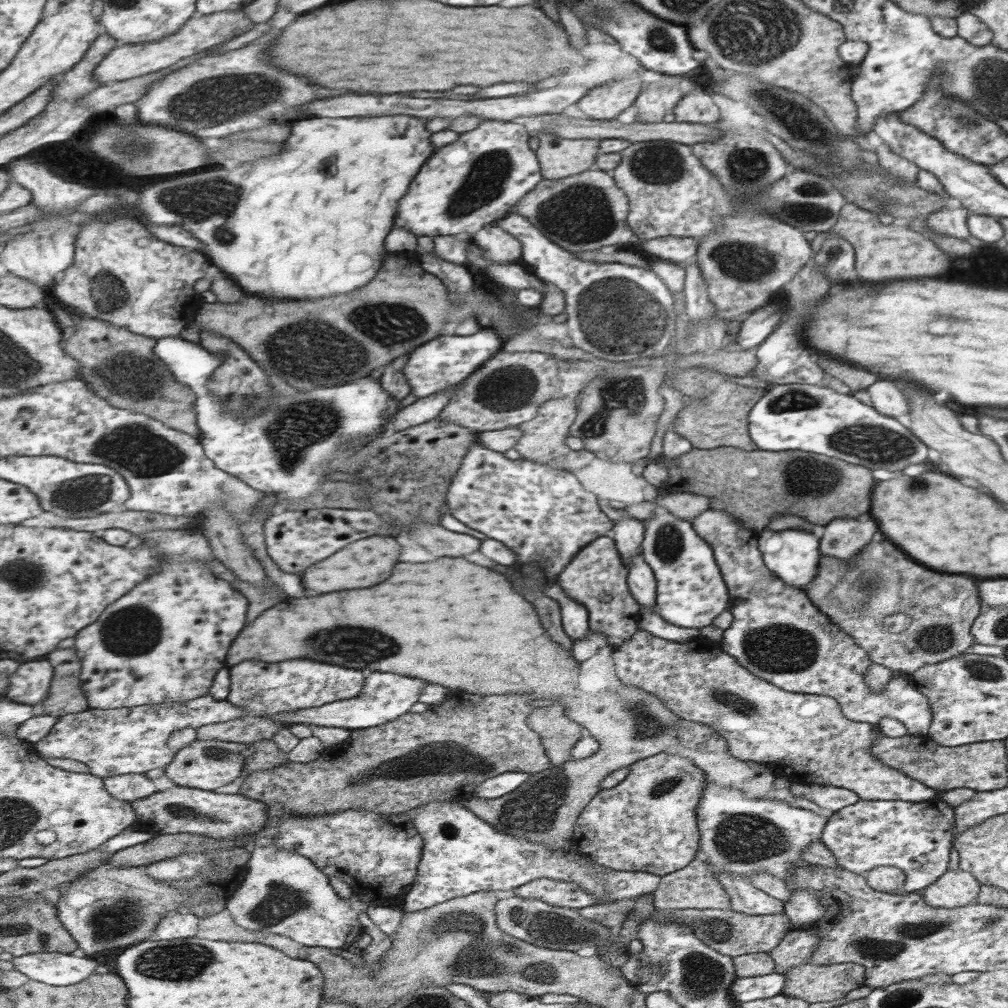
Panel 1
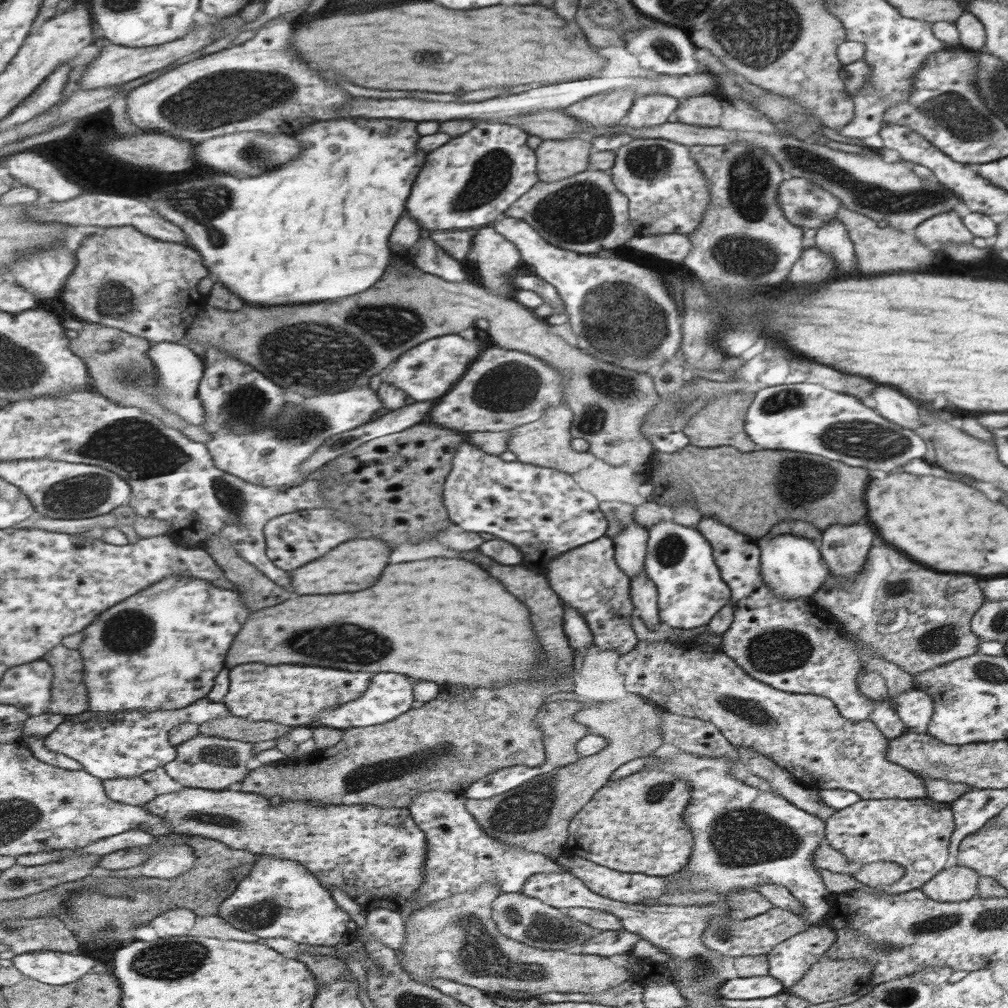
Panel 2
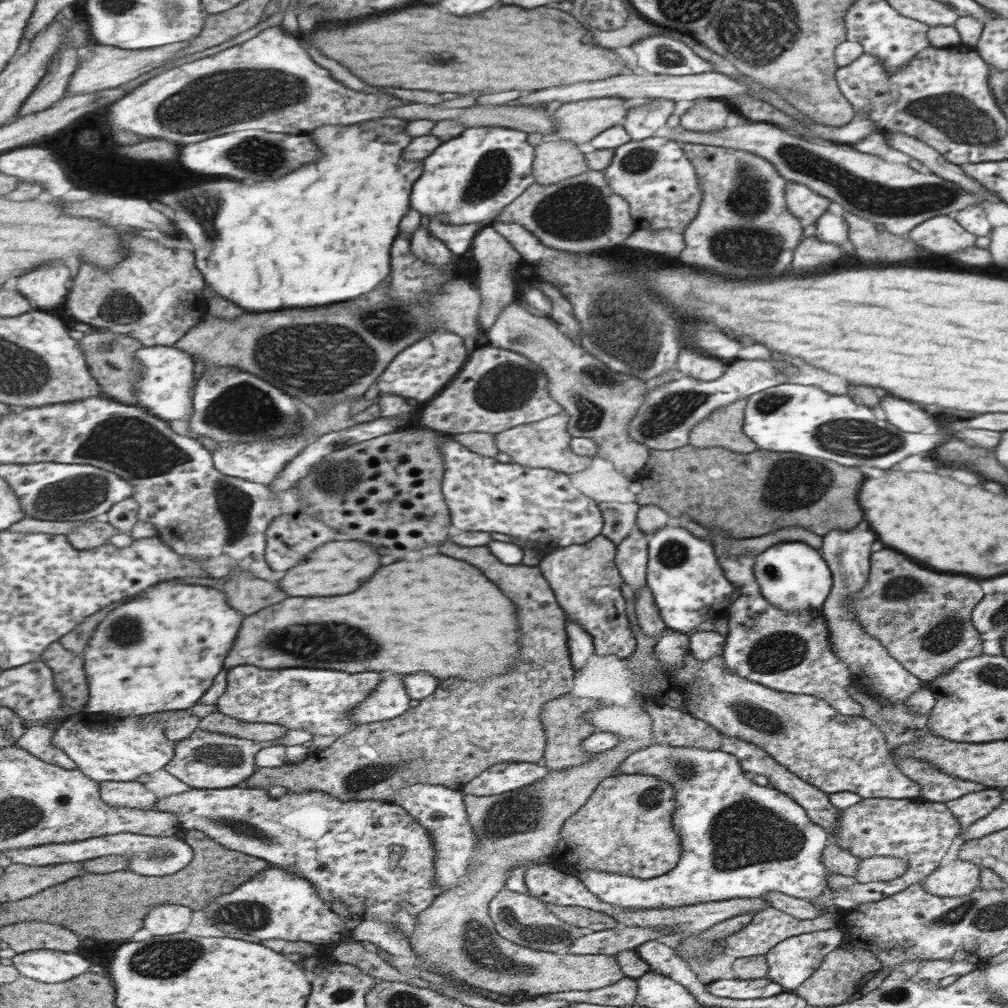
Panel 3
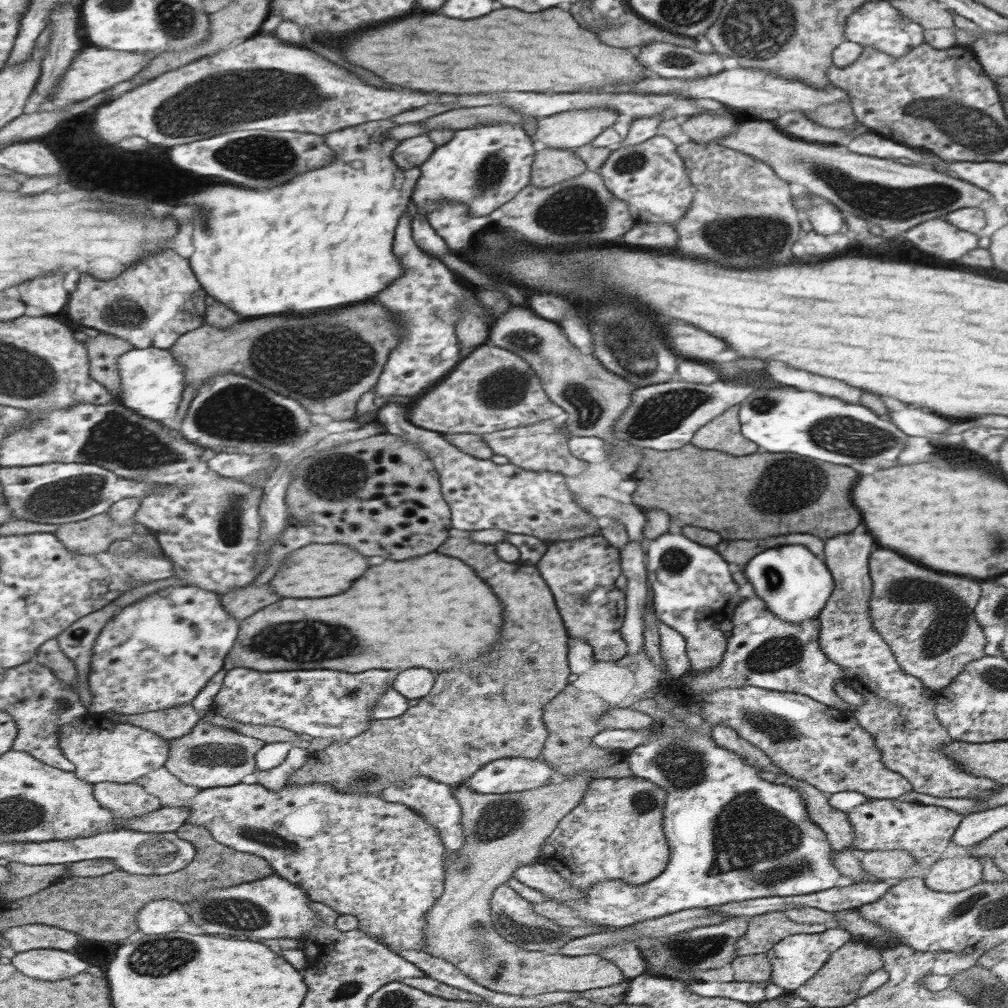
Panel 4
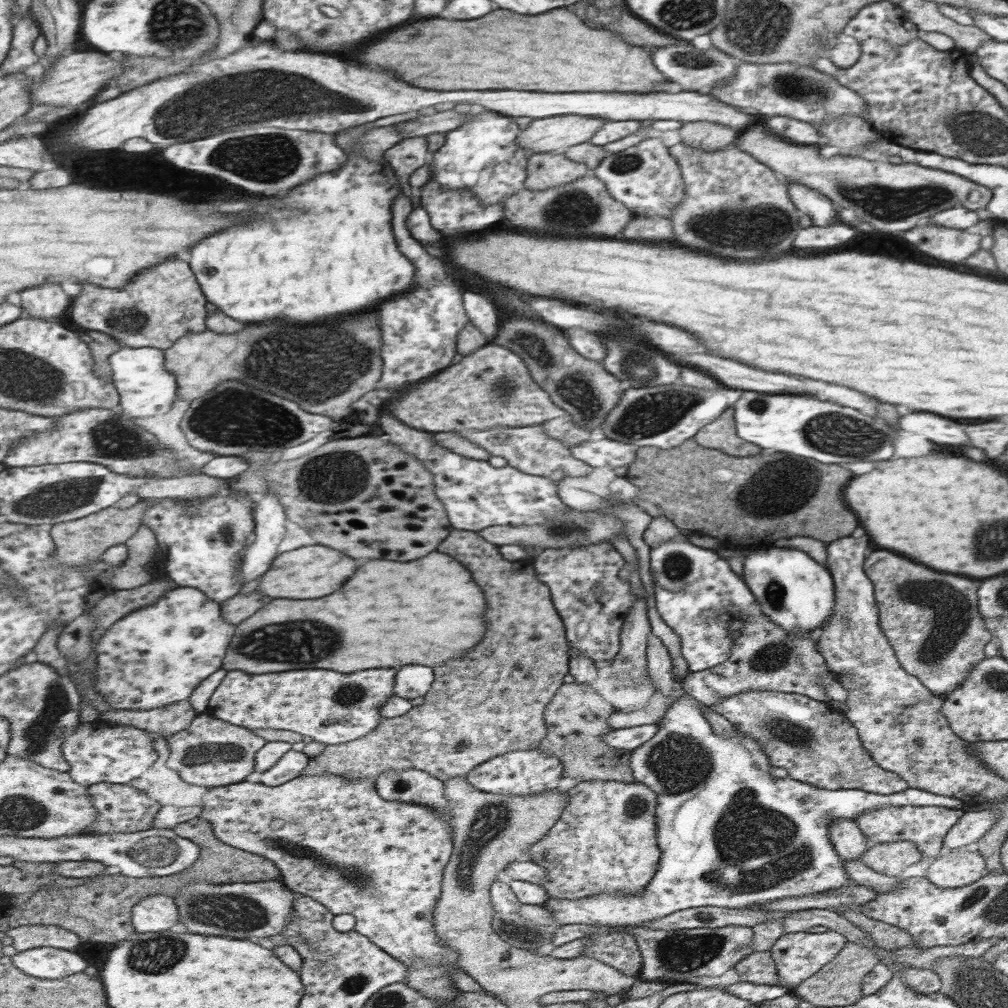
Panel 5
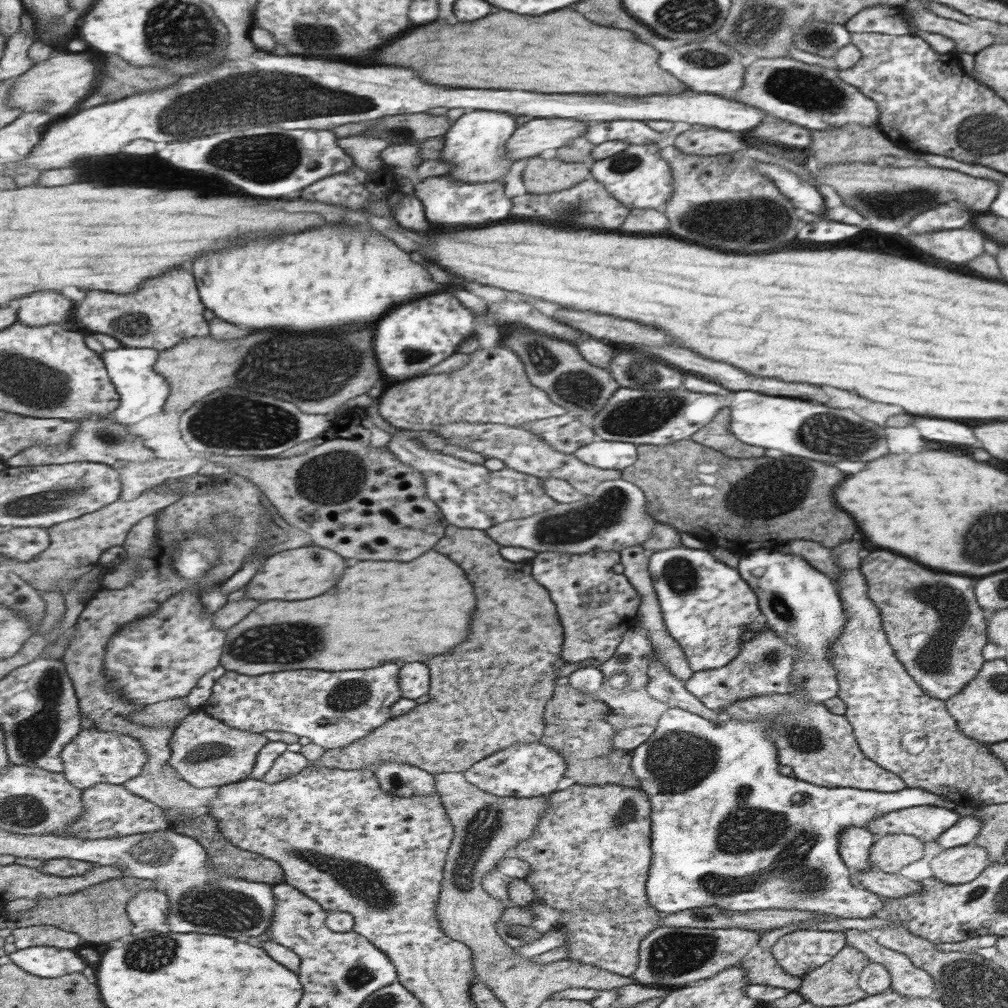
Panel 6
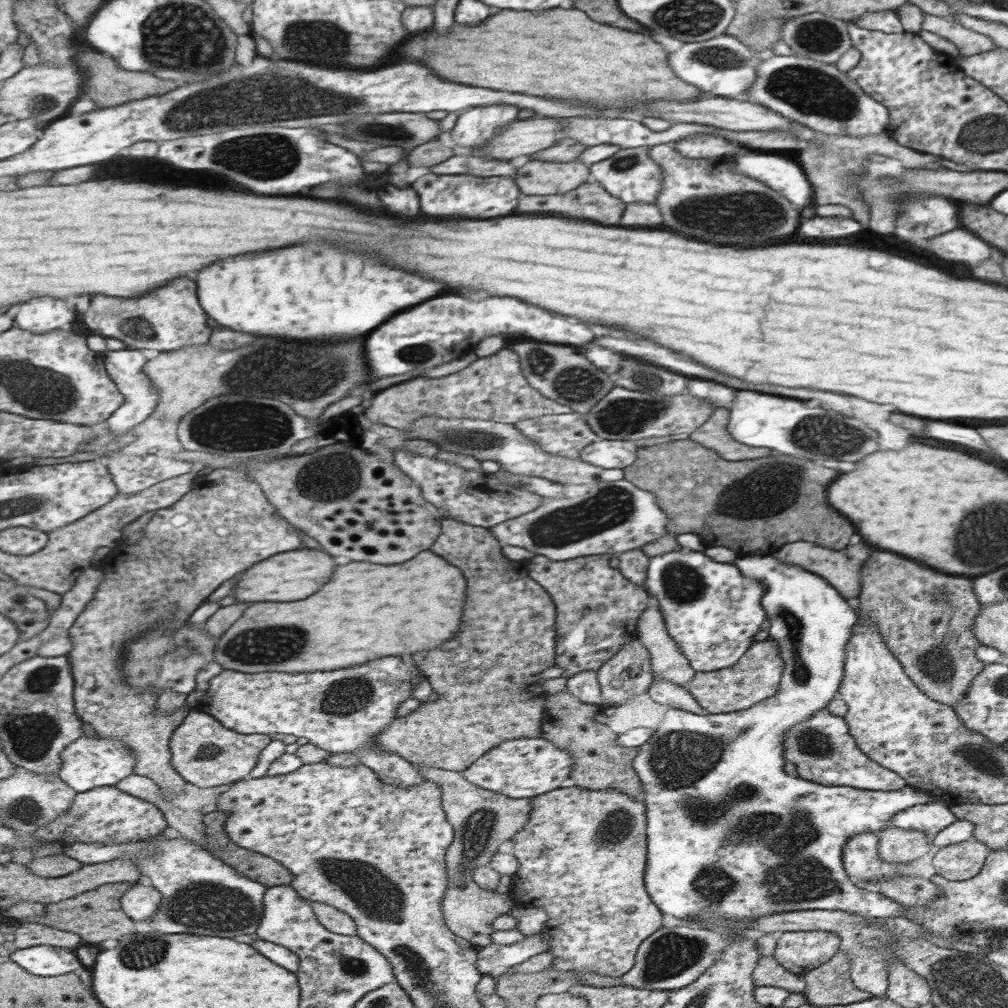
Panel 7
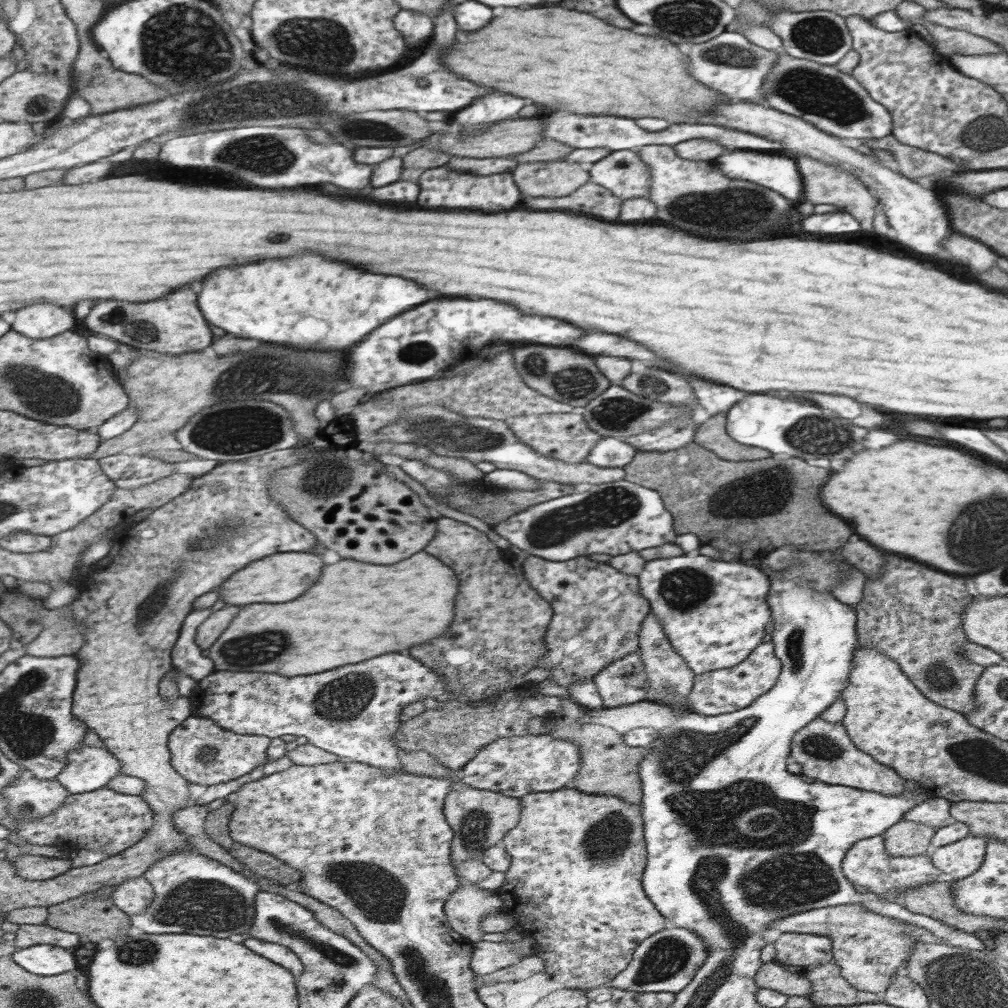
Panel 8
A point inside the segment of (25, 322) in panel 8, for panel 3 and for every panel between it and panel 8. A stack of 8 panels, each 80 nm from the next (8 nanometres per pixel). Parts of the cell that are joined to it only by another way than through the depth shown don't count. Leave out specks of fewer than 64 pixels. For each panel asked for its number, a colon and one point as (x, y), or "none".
3: (47, 287)
4: (47, 295)
5: (42, 302)
6: (42, 308)
7: (42, 315)

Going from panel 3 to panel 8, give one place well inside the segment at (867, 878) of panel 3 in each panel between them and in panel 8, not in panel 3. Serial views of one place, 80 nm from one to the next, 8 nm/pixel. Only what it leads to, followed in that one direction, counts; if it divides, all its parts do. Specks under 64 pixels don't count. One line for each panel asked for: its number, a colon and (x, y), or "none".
4: (881, 864)
5: (890, 858)
6: (890, 852)
7: (896, 845)
8: (905, 838)

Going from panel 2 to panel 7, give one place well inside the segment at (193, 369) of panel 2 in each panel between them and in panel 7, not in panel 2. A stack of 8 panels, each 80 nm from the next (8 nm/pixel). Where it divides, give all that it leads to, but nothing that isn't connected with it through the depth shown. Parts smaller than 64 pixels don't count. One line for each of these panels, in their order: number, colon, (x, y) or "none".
3: (164, 390)
4: (153, 379)
5: (146, 387)
6: (144, 392)
7: (126, 367)

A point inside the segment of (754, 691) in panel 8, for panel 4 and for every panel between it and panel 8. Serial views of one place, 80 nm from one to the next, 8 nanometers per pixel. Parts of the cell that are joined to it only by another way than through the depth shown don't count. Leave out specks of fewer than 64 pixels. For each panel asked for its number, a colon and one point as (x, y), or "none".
4: (762, 651)
5: (765, 658)
6: (763, 666)
7: (756, 675)

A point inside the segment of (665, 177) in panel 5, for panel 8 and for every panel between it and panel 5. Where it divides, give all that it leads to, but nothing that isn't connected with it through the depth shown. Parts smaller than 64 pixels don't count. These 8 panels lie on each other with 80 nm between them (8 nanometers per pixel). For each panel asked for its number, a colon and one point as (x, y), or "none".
6: (638, 176)
7: (630, 174)
8: (622, 172)

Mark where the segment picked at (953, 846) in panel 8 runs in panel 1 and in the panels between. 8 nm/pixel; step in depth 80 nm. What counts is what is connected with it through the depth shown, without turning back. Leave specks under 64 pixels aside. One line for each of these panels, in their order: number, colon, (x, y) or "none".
1: (956, 888)
2: (954, 883)
3: (957, 877)
4: (956, 874)
5: (959, 868)
6: (955, 866)
7: (957, 862)

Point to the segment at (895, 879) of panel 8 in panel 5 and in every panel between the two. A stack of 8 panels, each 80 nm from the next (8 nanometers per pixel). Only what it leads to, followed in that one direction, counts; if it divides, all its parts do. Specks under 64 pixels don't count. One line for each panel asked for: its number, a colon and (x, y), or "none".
5: (849, 842)
6: (854, 843)
7: (862, 859)

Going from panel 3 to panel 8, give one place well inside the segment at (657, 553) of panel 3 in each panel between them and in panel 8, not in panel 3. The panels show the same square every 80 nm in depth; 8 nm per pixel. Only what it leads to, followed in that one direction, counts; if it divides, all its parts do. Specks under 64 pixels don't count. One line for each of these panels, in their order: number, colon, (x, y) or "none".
4: (691, 590)
5: (695, 593)
6: (703, 603)
7: (711, 610)
8: (712, 613)

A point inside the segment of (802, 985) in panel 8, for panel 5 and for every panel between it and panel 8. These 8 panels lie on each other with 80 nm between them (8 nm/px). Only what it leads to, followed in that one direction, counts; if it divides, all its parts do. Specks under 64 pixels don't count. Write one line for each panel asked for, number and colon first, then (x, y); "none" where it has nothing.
5: (757, 967)
6: (762, 969)
7: (768, 972)

